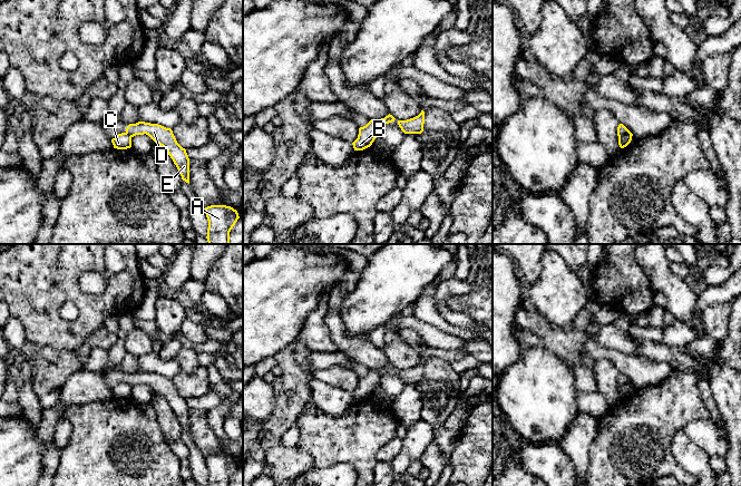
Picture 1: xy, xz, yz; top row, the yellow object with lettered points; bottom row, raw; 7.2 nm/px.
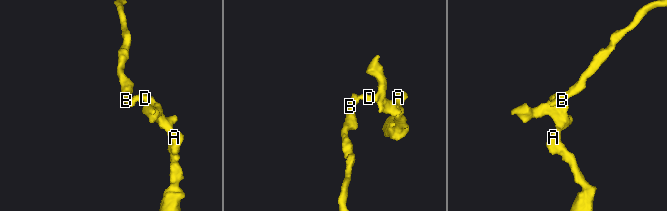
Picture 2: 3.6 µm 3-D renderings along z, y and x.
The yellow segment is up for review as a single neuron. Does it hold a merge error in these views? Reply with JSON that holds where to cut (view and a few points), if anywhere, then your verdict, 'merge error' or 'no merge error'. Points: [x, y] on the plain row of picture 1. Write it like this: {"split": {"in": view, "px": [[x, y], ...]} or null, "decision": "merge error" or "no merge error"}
{"split": {"in": "yz", "px": [[627, 379], [618, 386]]}, "decision": "merge error"}

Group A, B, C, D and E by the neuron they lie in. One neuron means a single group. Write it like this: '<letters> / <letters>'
A D E / B C

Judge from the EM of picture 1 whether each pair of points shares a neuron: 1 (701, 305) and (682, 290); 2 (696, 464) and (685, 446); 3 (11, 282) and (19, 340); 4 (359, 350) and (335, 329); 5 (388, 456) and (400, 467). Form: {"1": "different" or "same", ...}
{"1": "different", "2": "same", "3": "different", "4": "same", "5": "different"}

